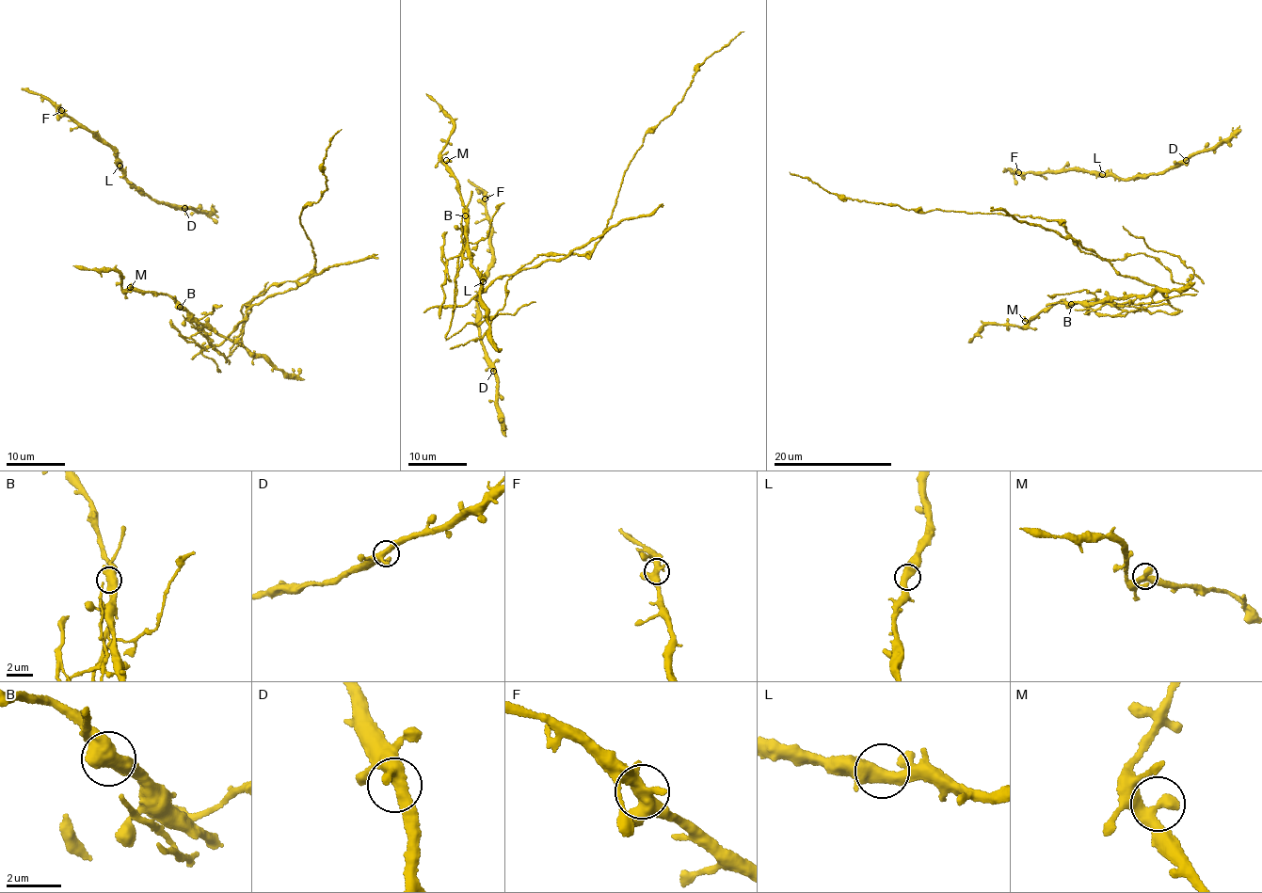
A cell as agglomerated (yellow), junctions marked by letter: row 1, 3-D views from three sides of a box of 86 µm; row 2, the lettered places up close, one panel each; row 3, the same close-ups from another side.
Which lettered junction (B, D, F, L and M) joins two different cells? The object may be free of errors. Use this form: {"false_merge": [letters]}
{"false_merge": ["B"]}

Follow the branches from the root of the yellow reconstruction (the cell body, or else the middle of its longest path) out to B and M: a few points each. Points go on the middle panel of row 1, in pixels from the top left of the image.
B: (499, 310), (485, 321), (465, 325), (460, 331), (446, 336), (454, 307), (457, 259), (465, 236), (465, 215)
M: (499, 310), (446, 336), (454, 307), (457, 259), (465, 236), (466, 210), (458, 183), (447, 161)

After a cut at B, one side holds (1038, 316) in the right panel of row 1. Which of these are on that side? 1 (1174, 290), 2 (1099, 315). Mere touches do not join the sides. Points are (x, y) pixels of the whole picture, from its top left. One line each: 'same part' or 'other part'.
1: same part
2: other part

